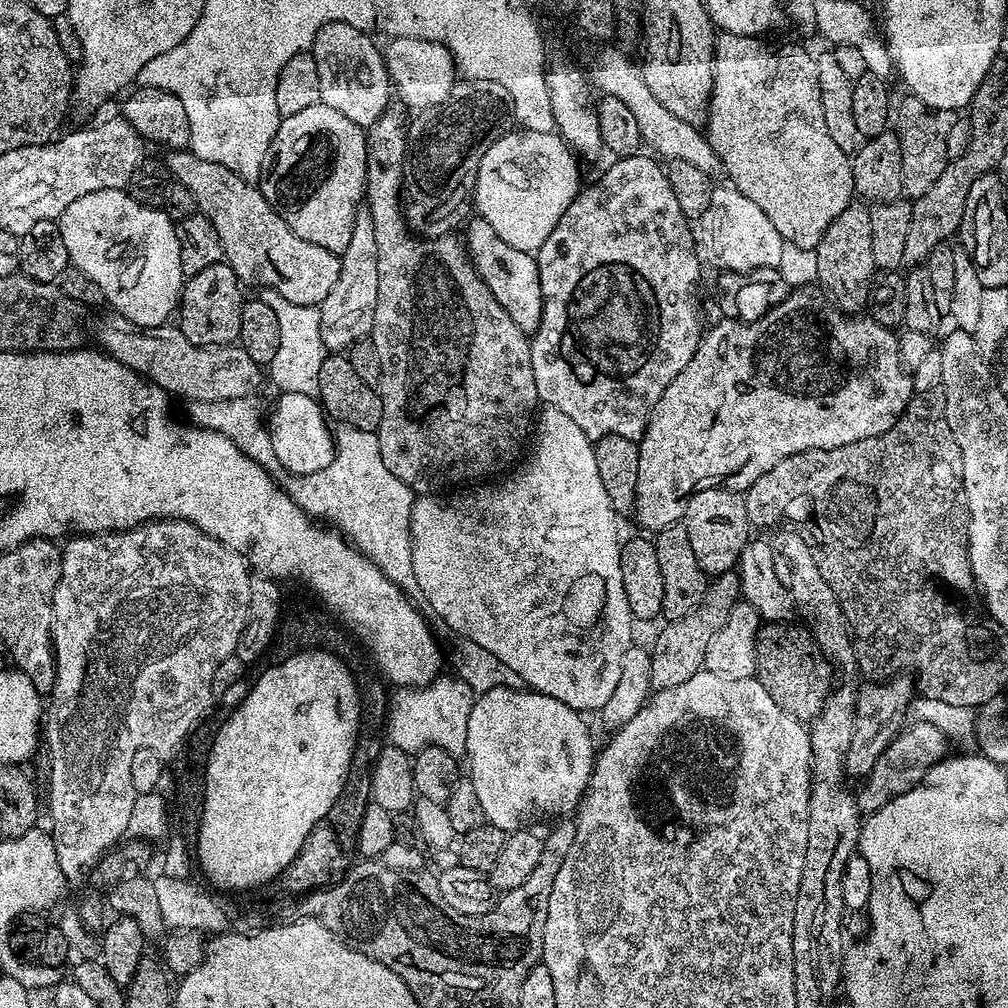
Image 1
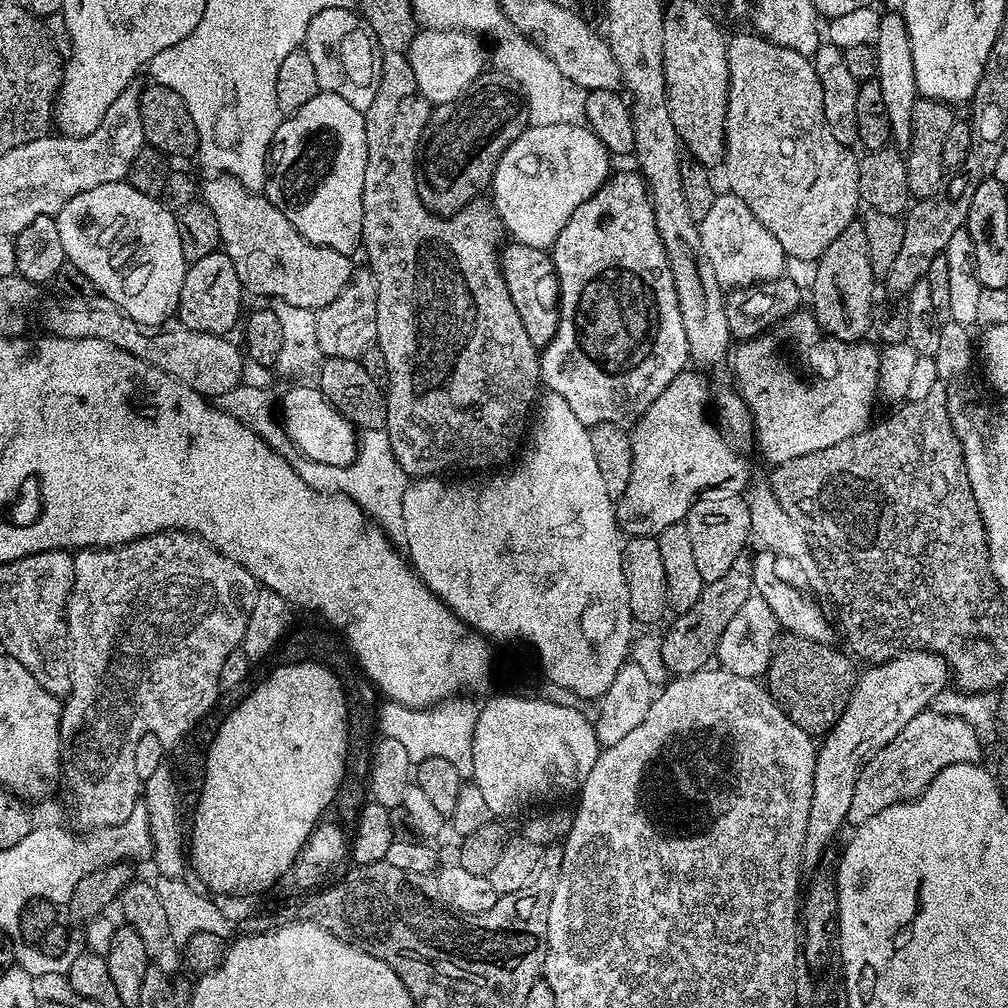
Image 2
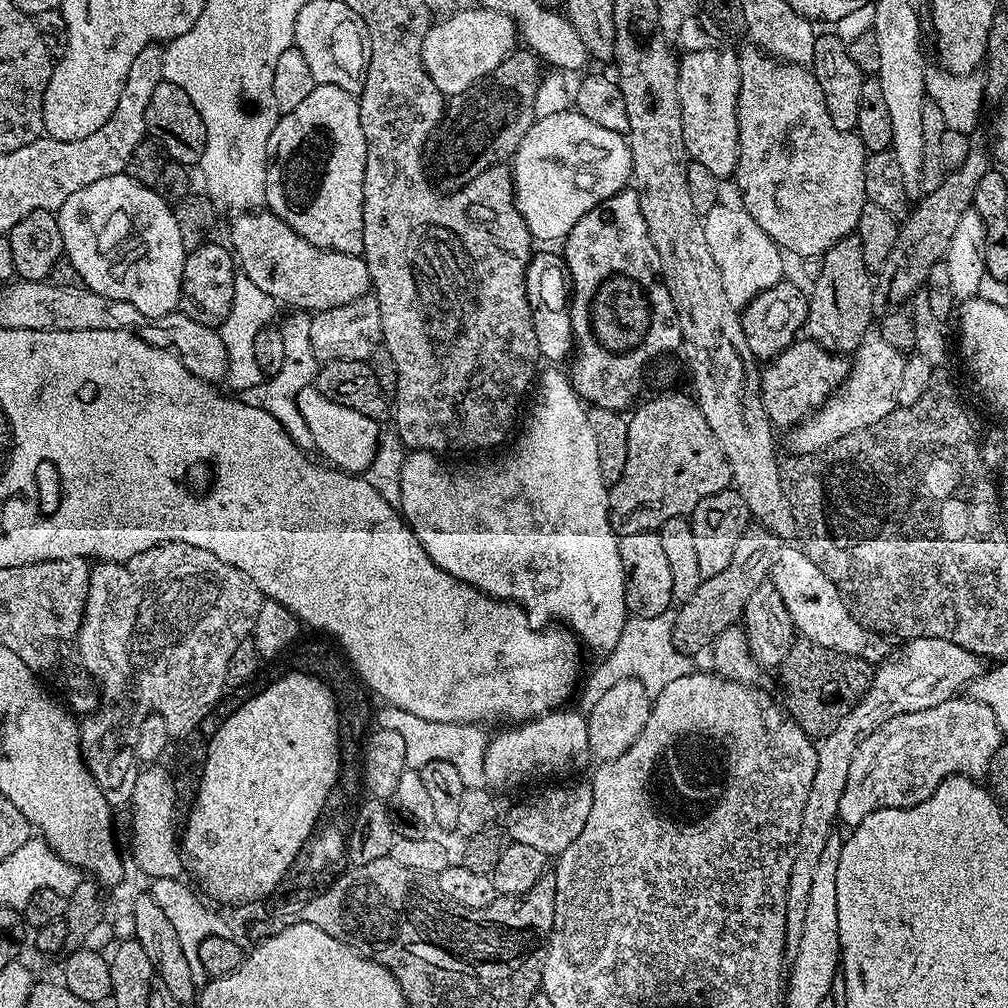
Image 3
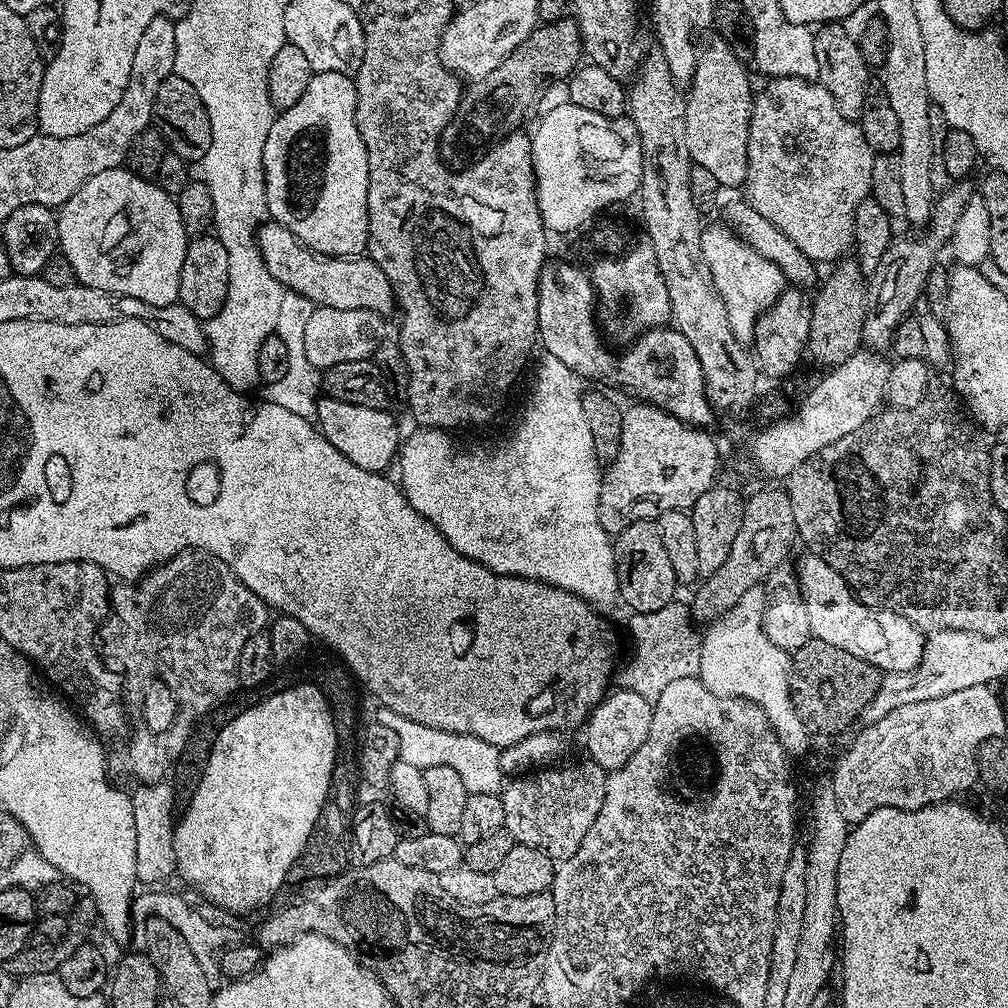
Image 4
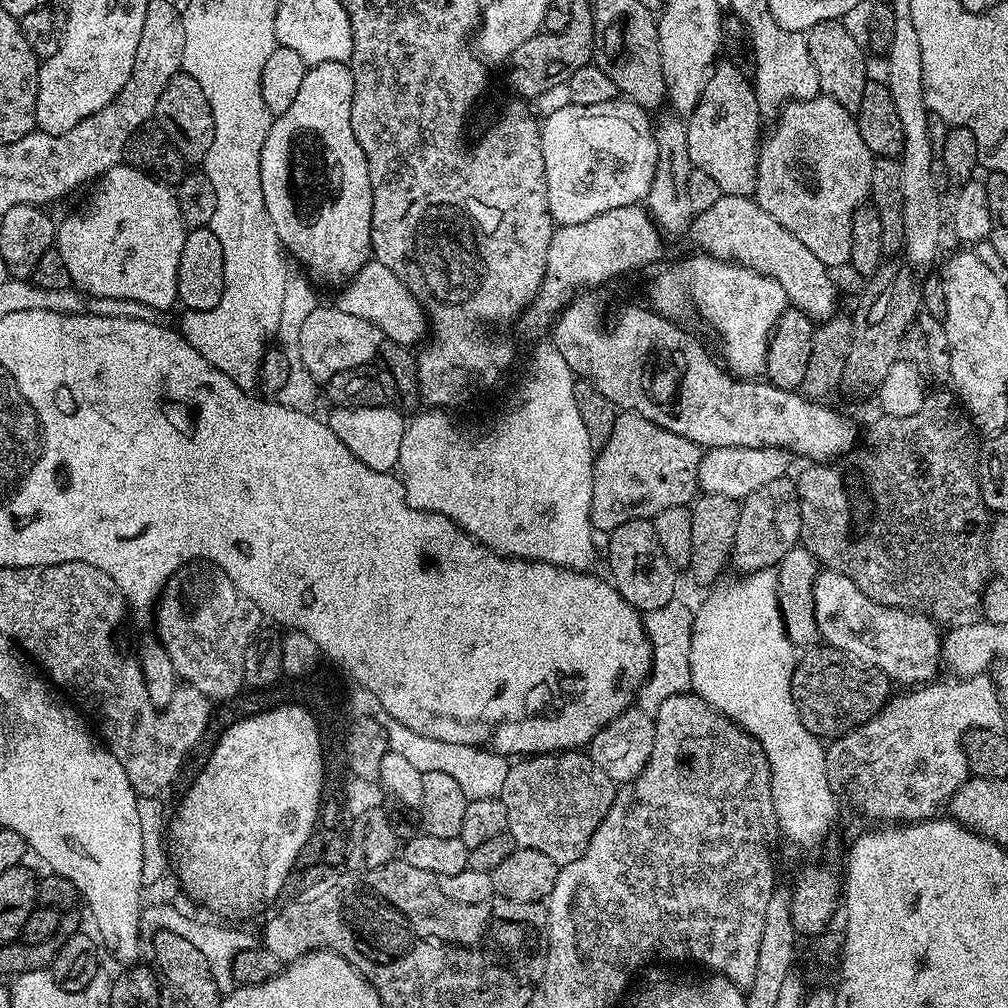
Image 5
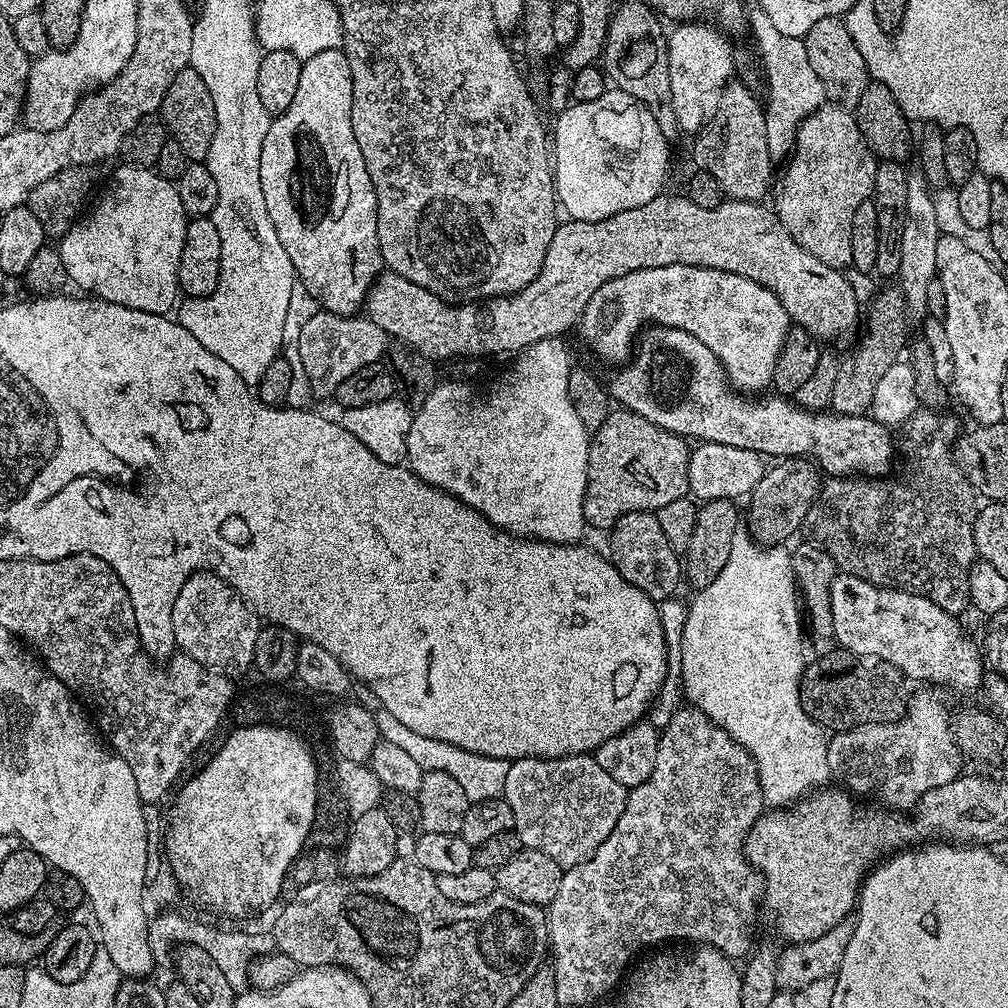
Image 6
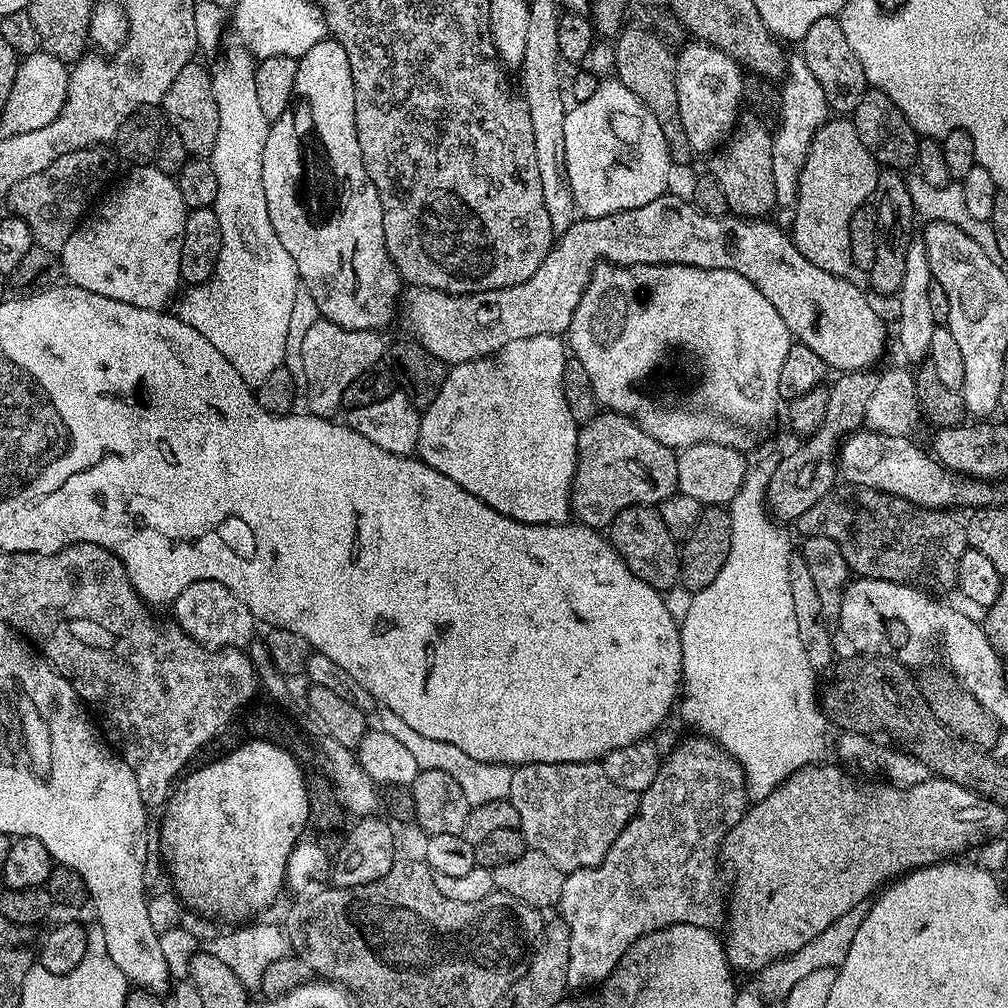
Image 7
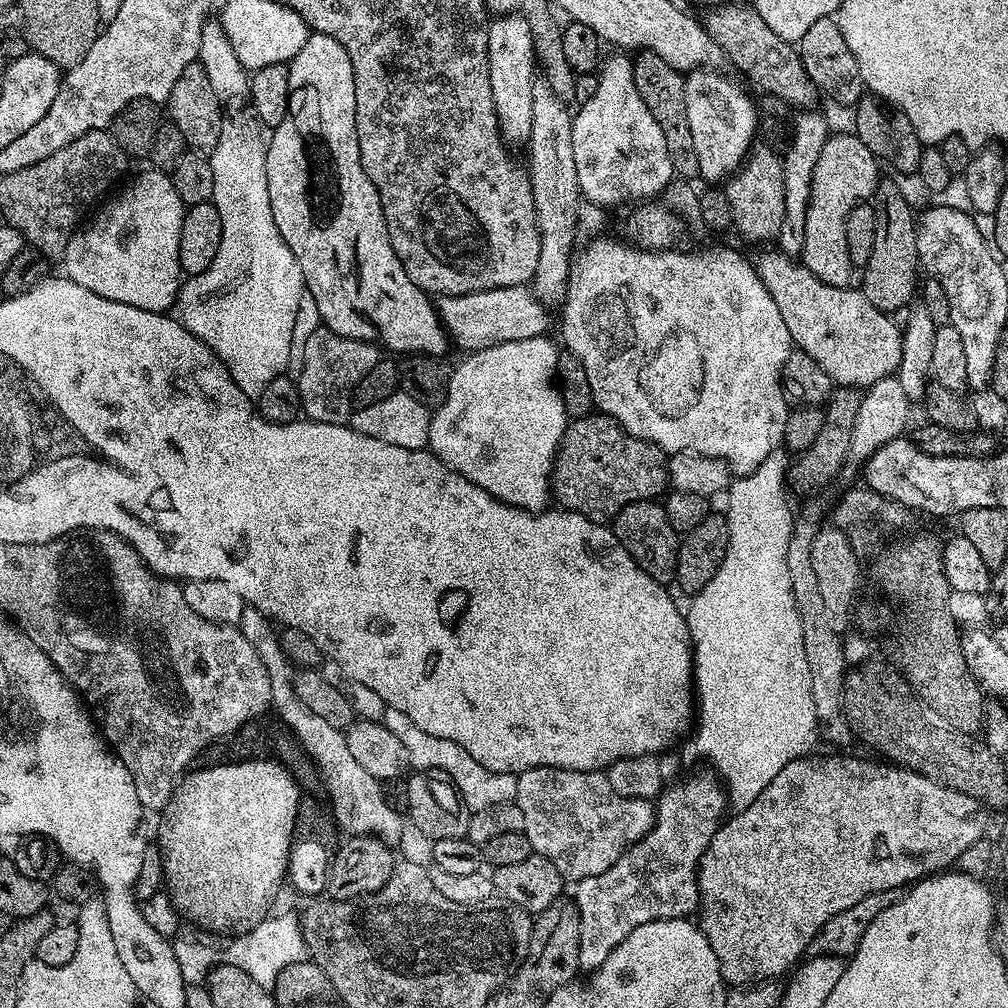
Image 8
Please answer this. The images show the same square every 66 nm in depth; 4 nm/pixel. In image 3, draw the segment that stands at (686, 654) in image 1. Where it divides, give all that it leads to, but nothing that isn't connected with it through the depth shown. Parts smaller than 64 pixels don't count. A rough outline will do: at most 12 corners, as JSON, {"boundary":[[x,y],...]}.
{"boundary":[[767,526],[738,538],[722,574],[675,613],[680,652],[711,649],[743,617],[782,551]]}

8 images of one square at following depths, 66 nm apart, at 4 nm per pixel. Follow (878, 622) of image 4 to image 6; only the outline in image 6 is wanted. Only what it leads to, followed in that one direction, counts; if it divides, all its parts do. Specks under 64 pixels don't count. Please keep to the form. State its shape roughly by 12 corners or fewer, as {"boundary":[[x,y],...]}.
{"boundary":[[838,574],[839,647],[972,692],[981,649],[928,596]]}

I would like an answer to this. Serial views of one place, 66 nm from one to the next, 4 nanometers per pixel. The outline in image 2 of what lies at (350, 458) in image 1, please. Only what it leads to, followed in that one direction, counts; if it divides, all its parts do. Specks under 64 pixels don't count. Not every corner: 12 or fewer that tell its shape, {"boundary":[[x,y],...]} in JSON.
{"boundary":[[386,428],[365,429],[346,465],[309,463],[315,490],[343,494],[403,537],[408,477]]}

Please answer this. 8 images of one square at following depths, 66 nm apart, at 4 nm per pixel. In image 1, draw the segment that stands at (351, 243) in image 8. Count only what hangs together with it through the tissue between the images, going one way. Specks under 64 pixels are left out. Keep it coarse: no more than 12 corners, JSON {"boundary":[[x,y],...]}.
{"boundary":[[318,103],[283,117],[261,194],[343,254],[368,138]]}

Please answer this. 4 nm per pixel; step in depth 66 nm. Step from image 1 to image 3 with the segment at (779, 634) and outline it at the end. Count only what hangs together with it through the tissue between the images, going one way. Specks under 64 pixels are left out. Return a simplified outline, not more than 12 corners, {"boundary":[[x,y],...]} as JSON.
{"boundary":[[797,638],[783,707],[823,737],[863,698],[869,661]]}

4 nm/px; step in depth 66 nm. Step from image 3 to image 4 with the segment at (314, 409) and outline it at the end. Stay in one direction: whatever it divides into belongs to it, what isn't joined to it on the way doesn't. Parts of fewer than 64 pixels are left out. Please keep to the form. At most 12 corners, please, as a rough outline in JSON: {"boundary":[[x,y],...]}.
{"boundary":[[324,396],[315,423],[354,466],[383,473],[402,443],[391,411]]}

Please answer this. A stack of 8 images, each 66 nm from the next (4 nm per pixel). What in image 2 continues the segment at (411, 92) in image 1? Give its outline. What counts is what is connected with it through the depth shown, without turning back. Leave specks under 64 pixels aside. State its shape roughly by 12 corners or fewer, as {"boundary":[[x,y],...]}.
{"boundary":[[417,31],[408,47],[429,105],[454,102],[485,71],[473,33]]}

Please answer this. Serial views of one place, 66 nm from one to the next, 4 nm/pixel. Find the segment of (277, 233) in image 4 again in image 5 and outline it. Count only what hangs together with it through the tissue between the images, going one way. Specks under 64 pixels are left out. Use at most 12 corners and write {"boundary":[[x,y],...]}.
{"boundary":[[369,259],[335,307],[416,346],[428,313],[394,270]]}

